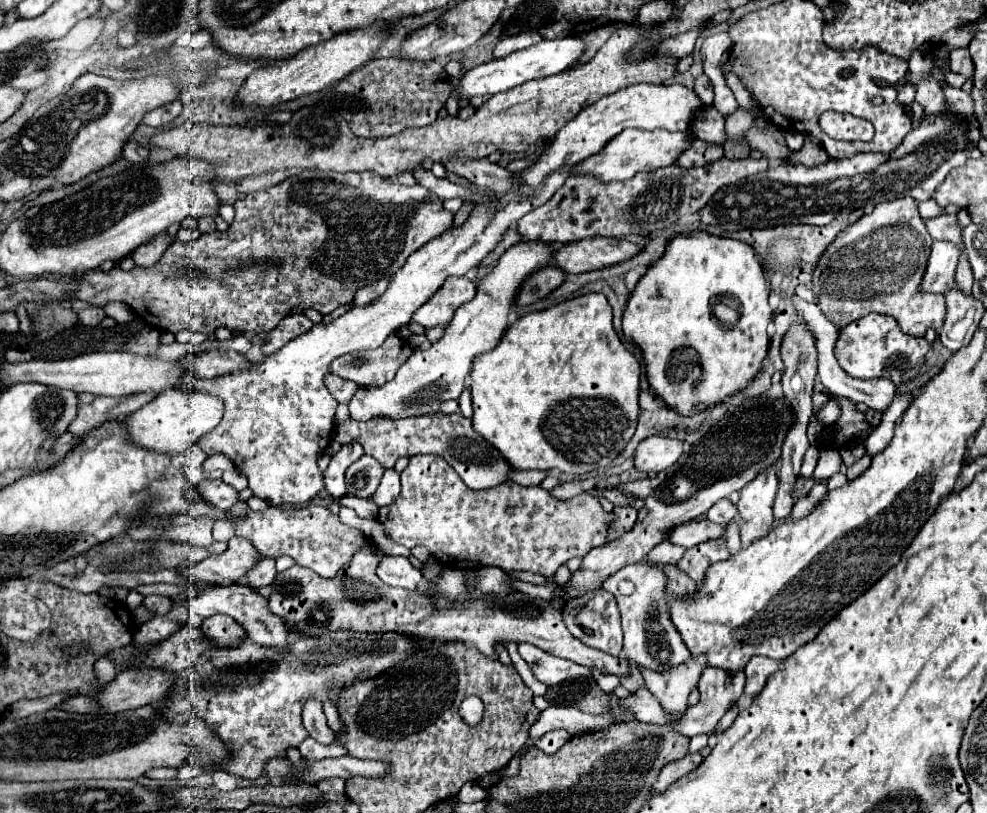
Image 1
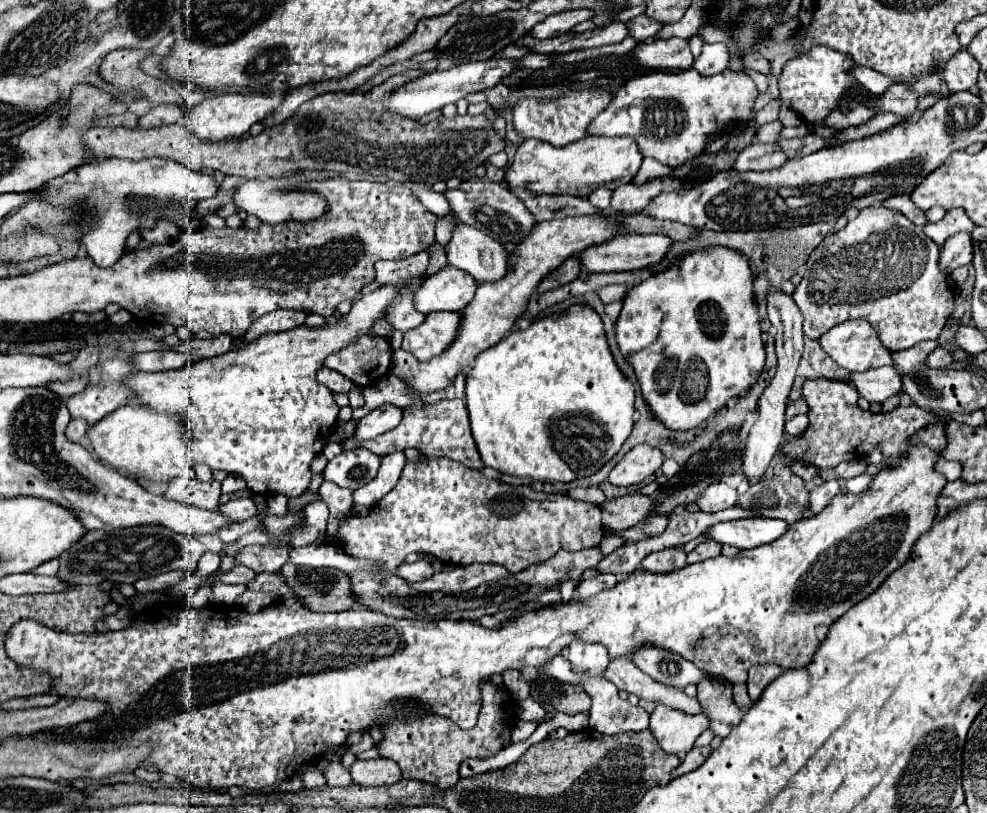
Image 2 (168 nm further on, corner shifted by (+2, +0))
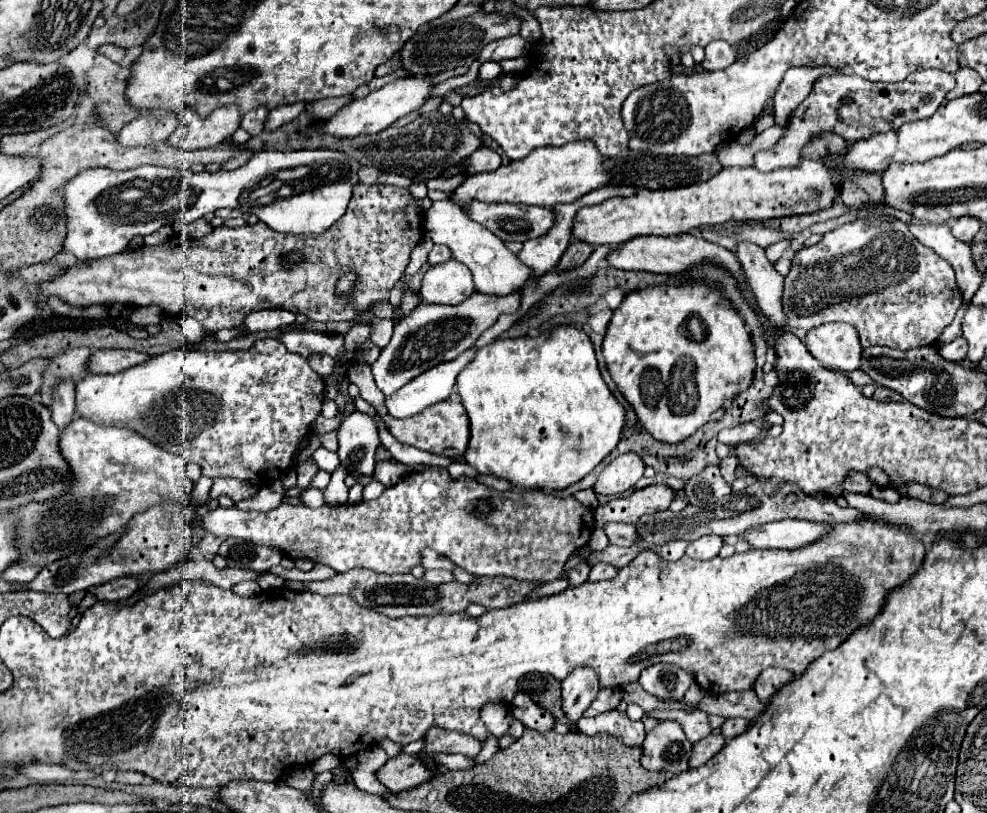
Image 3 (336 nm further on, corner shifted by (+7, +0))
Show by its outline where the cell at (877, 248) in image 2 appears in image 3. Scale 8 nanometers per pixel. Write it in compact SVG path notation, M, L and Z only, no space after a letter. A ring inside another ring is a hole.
M856 219L830 233L822 241L800 249L792 259L792 269L784 281L784 313L788 315L788 329L804 339L812 327L844 321L858 329L862 347L882 345L892 349L914 349L934 345L946 325L952 323L962 305L962 293L956 285L954 269L948 261L924 247L902 221L884 219Z

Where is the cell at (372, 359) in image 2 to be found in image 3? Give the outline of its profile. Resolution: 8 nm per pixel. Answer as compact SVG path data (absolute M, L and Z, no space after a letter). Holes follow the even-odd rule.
M290 331L290 333L284 333L280 339L288 347L288 351L294 351L302 357L324 353L324 355L330 355L334 361L338 361L344 353L344 335L340 333Z

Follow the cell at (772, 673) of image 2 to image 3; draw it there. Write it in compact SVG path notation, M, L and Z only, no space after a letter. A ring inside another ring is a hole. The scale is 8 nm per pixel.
M764 669L760 677L754 683L754 693L762 703L768 703L768 699L784 685L792 681L792 673L784 669Z

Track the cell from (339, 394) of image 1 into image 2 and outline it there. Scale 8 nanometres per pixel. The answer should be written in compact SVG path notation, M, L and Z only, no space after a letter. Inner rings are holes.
M323 367L321 371L317 371L317 381L323 383L323 385L327 385L331 391L337 391L337 393L339 391L347 393L353 387L353 383L349 379L345 379L343 375L339 375L337 371L333 371L329 367Z

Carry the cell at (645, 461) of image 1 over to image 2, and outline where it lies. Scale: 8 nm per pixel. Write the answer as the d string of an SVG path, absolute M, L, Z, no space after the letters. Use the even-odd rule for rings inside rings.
M637 445L633 447L609 473L609 483L615 487L639 485L643 479L651 477L663 463L663 455L657 447Z

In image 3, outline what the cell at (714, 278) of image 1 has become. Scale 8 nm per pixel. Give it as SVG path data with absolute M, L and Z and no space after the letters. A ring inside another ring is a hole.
M696 281L696 285L698 287L654 285L628 293L614 311L602 345L606 367L634 407L638 421L654 439L666 443L678 443L696 433L724 401L734 399L750 387L756 369L750 333L732 301L724 297L722 287L706 287L704 281Z

